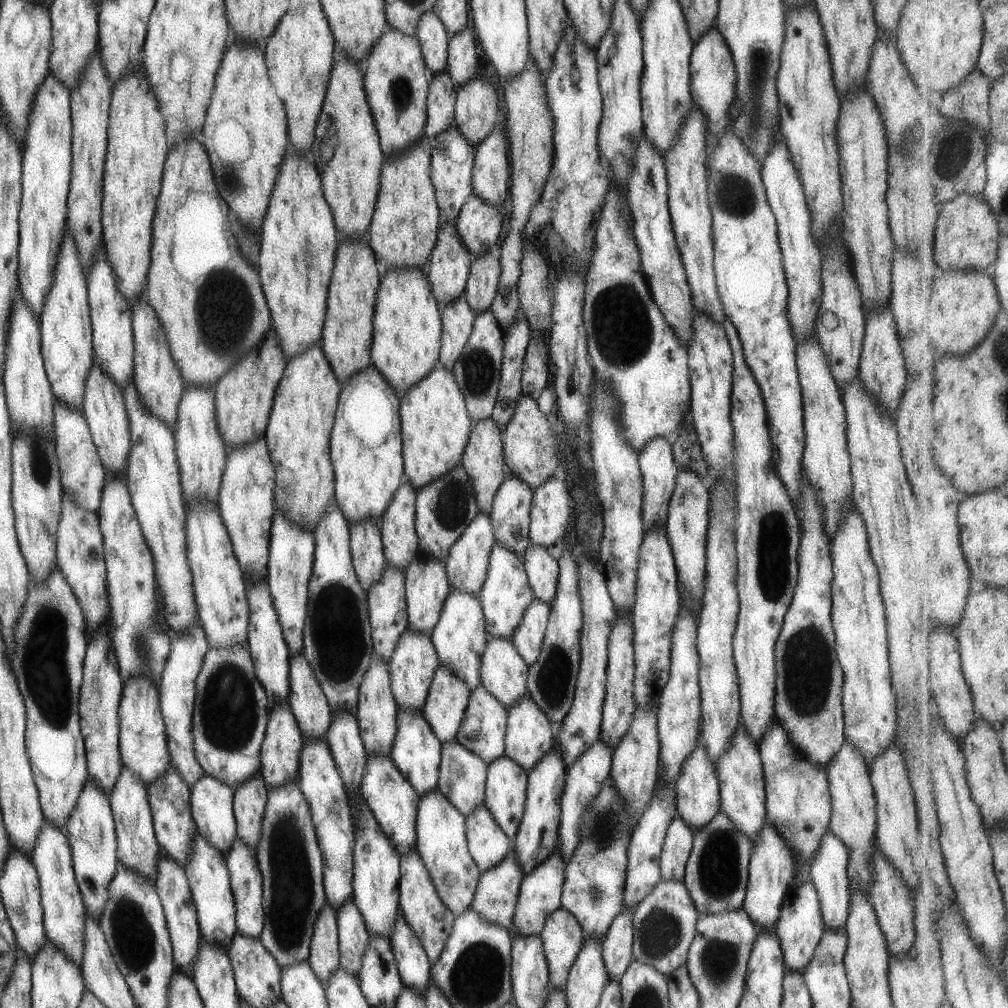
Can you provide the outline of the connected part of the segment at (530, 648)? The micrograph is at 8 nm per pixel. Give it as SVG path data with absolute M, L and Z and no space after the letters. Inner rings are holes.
M534 598L531 604L525 608L525 612L510 638L517 654L528 665L533 664L539 656L548 616L549 605Z

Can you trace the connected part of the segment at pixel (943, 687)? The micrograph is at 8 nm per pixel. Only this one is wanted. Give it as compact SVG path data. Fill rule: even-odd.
M936 627L932 632L932 648L933 674L931 675L931 686L934 689L934 702L939 711L939 718L943 720L945 728L960 743L963 743L971 734L971 728L975 728L975 721L978 718L970 684L963 676L963 664L961 664L961 652L959 652L960 642L955 635L955 629L939 629Z

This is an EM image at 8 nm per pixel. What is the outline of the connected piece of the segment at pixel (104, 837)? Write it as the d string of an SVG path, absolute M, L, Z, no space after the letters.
M91 776L85 777L81 784L75 808L69 812L63 829L67 837L67 844L71 851L71 862L75 882L81 891L81 900L84 911L89 912L97 922L103 912L103 904L107 900L107 884L111 882L113 874L117 872L117 854L115 854L115 825L110 807L110 800L103 788L91 780Z

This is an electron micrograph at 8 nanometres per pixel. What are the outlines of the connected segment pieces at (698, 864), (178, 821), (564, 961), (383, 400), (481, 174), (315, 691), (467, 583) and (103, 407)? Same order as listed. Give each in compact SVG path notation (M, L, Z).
M721 810L703 828L699 828L699 832L692 835L692 847L682 881L699 915L713 916L739 910L743 906L751 847L751 840L743 836L743 832L739 832Z
M169 765L165 768L163 776L159 776L157 780L153 780L146 787L146 792L152 814L155 840L157 840L160 849L171 860L175 860L175 864L181 864L181 868L183 868L183 862L189 856L189 844L193 840L191 832L196 829L190 813L190 788L187 788L187 784L183 784L183 778L179 776L179 772L175 772L175 768L171 768Z
M559 907L545 919L539 938L547 962L548 989L564 990L569 968L581 950L583 930L571 912Z
M371 364L340 385L329 437L329 456L334 472L334 503L347 519L348 526L367 518L379 521L391 496L395 494L395 490L404 479L398 403L397 392L385 382L381 373Z
M491 130L487 136L474 147L472 166L472 195L479 200L501 208L507 196L507 178L509 178L509 161L505 134Z
M302 652L290 658L288 674L287 701L302 740L325 741L332 712L319 682L315 680L315 673L311 672Z
M478 512L477 516L467 525L467 528L463 530L461 536L457 537L455 544L451 544L449 554L445 558L444 567L449 588L455 588L459 592L469 592L471 596L478 594L483 582L485 582L487 560L489 560L491 546L494 542L495 537L493 536L489 515Z
M93 360L93 366L89 368L85 379L81 412L104 471L111 472L111 476L119 474L121 478L125 479L127 454L131 450L131 436L129 436L129 424L125 404L123 404L122 390L117 388L117 384L113 380L103 376L103 372L99 370L95 360Z

